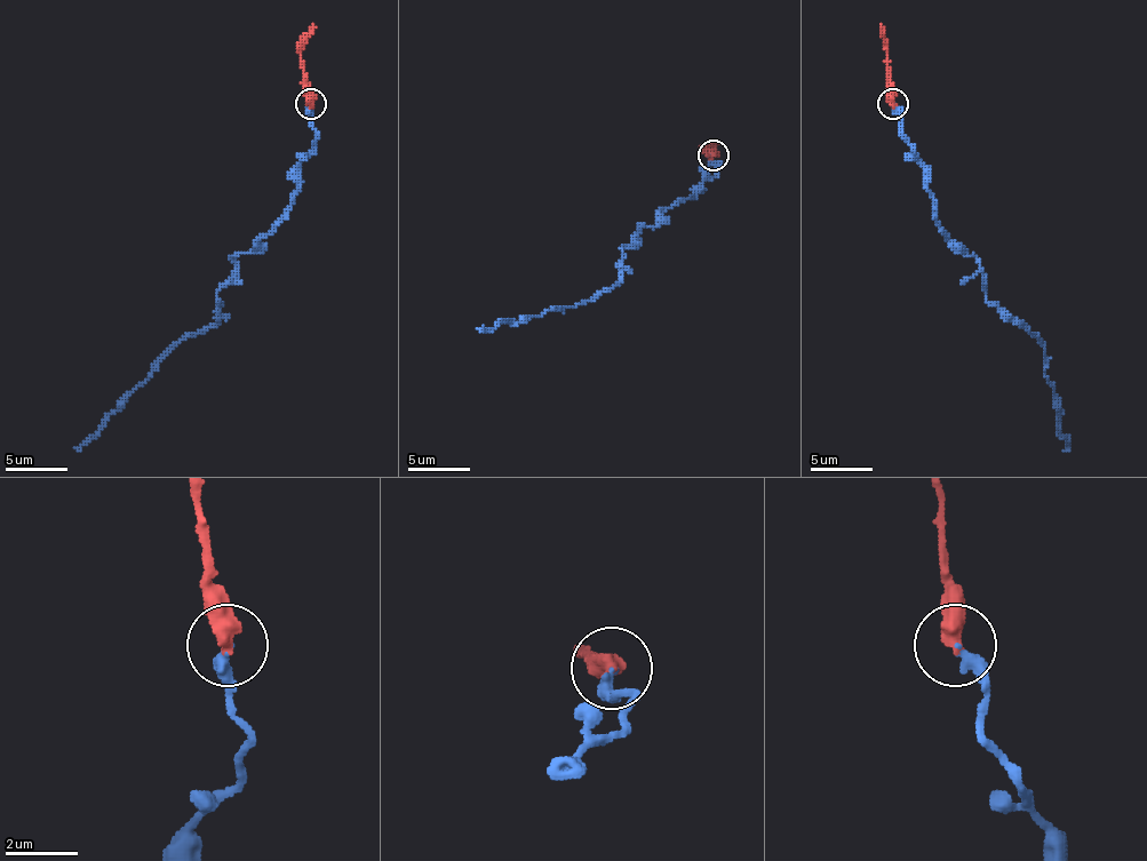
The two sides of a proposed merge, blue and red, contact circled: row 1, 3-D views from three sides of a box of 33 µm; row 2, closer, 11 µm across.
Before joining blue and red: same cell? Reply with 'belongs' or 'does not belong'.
belongs

